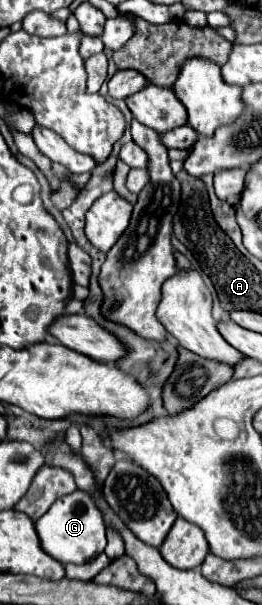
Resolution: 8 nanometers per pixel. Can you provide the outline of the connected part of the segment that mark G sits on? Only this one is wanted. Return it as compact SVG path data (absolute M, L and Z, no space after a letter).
M75 490L59 498L37 522L35 522L37 536L41 540L41 548L61 564L83 564L93 560L97 554L105 550L105 522L103 514L99 512L93 496L83 490Z

